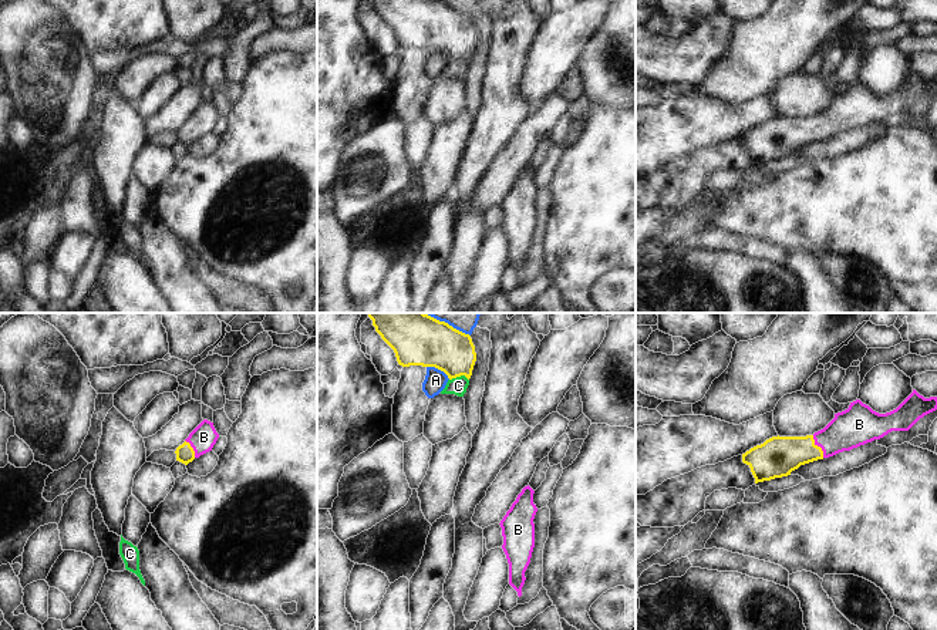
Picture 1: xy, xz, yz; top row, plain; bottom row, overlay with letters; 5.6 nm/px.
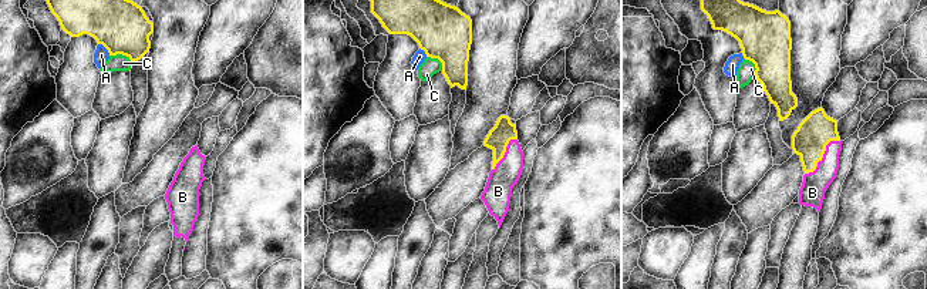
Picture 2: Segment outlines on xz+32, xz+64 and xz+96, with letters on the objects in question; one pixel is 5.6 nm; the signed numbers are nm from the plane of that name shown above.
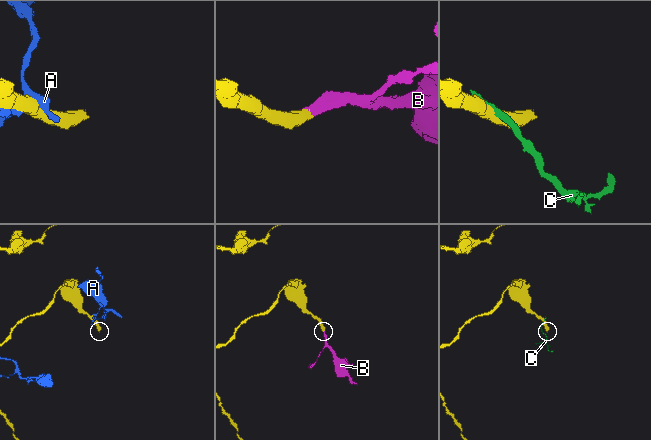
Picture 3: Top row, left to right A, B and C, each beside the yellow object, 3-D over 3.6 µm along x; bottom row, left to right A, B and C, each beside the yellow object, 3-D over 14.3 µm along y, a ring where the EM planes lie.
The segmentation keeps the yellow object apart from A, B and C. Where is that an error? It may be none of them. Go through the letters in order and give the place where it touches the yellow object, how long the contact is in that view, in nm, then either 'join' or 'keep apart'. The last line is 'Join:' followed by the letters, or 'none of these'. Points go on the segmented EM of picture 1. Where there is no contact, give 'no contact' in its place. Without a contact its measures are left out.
A: meets yellow in xz at (438, 369); contact 150 nm long; keep apart
B: meets yellow in yz at (819, 447); contact 140 nm long; join
C: meets yellow in xz at (458, 376); contact 110 nm long; keep apart
Join: B

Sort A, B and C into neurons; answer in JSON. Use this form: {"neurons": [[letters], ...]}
{"neurons": [["A"], ["B"], ["C"]]}

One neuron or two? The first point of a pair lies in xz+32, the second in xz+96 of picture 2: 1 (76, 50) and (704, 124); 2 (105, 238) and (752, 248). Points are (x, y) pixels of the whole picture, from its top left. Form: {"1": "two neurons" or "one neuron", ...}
{"1": "two neurons", "2": "two neurons"}

